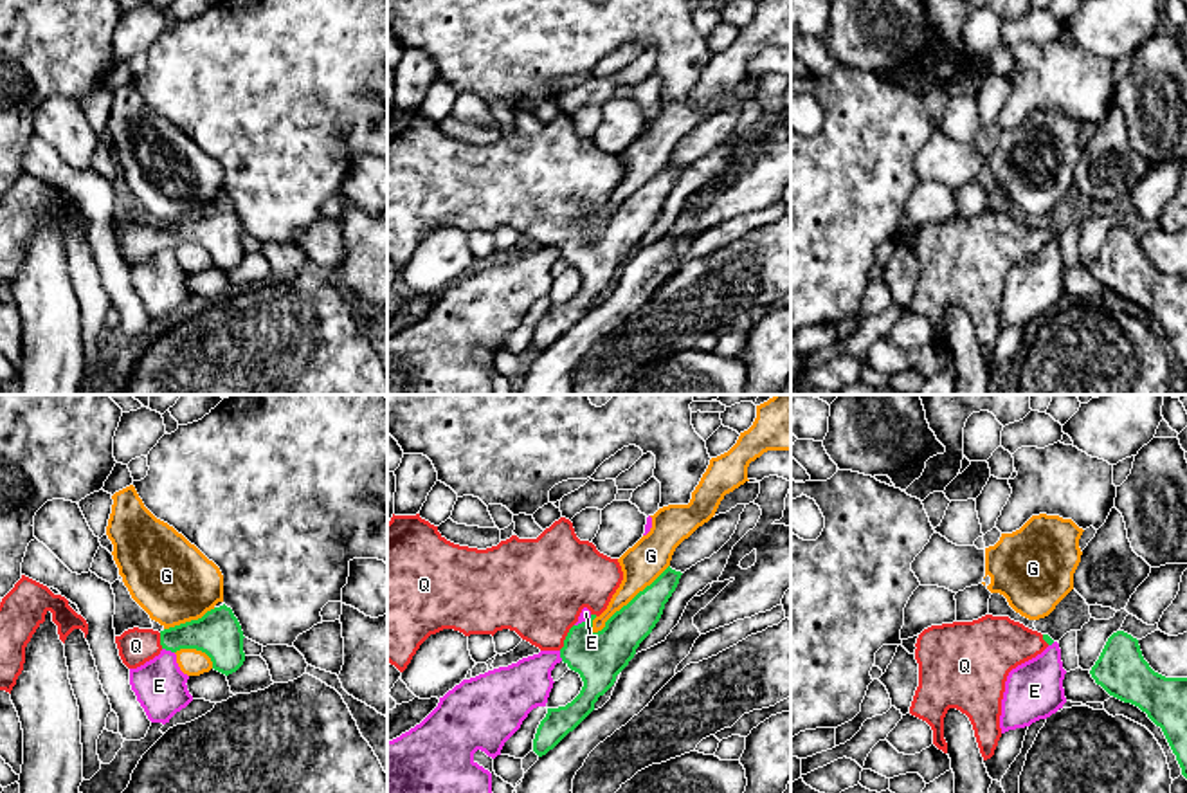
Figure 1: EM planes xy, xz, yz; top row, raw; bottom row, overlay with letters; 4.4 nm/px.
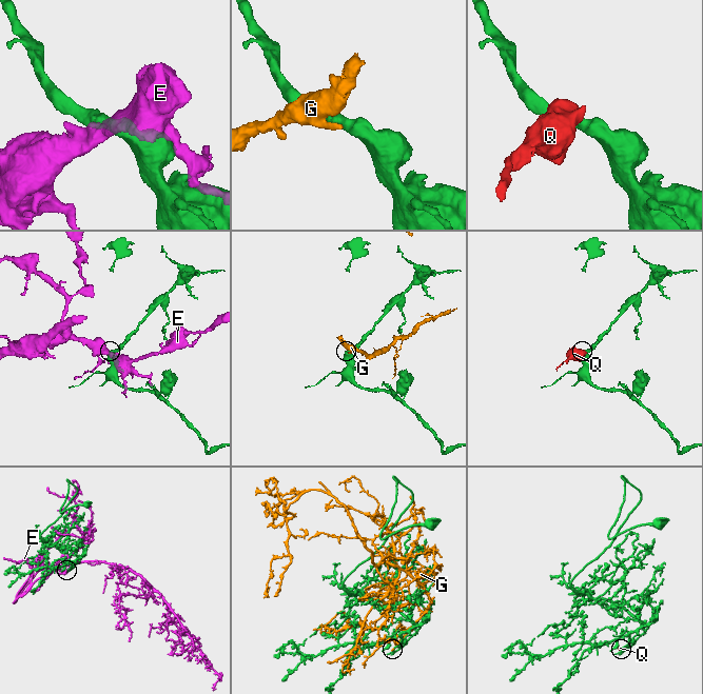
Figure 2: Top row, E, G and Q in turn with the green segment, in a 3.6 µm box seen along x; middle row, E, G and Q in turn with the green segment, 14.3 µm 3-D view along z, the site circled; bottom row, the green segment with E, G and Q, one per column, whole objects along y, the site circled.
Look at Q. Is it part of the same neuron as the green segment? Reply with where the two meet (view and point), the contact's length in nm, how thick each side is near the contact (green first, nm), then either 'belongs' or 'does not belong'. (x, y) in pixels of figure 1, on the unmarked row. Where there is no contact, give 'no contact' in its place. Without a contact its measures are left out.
xz (566, 233) | 140 nm | 220/420 nm | belongs

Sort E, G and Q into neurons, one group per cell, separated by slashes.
E / G / Q

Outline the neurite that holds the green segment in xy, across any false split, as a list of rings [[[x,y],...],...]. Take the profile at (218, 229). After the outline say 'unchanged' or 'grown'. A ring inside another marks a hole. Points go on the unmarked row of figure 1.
[[[225,200],[207,207],[202,214],[191,216],[164,227],[128,225],[115,232],[119,252],[128,265],[137,265],[160,251],[162,245],[177,249],[196,245],[205,249],[213,265],[229,272],[243,258],[243,227],[232,205]]] | grown

